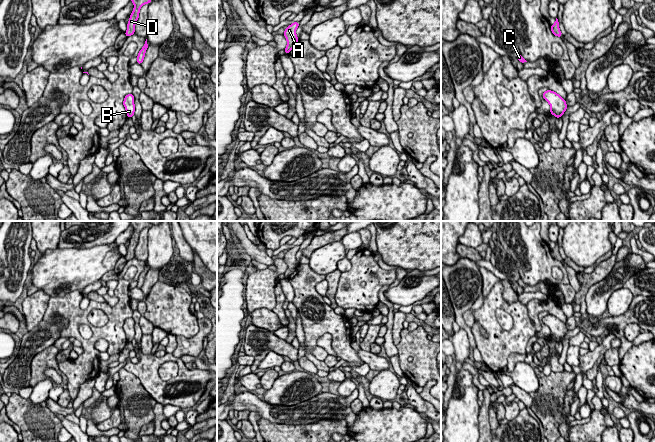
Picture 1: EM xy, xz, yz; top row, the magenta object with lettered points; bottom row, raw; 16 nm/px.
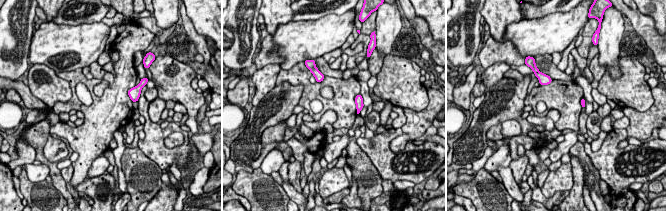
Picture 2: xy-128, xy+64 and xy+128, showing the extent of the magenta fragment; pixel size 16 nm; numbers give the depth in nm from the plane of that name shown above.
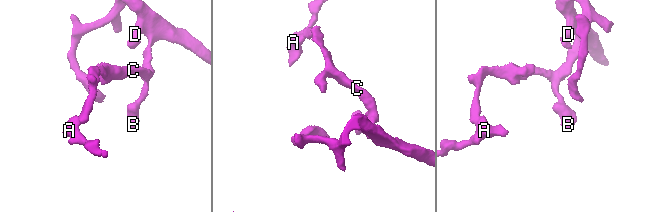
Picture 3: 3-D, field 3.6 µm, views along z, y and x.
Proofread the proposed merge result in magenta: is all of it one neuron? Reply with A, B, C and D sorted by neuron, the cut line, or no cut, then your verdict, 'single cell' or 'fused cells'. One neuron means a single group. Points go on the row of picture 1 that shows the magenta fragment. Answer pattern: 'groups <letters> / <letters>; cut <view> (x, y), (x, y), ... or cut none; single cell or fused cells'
groups A B C D; cut none; single cell

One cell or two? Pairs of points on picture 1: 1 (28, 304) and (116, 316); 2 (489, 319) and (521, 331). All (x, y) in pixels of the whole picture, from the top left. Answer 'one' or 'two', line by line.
1: two
2: one

